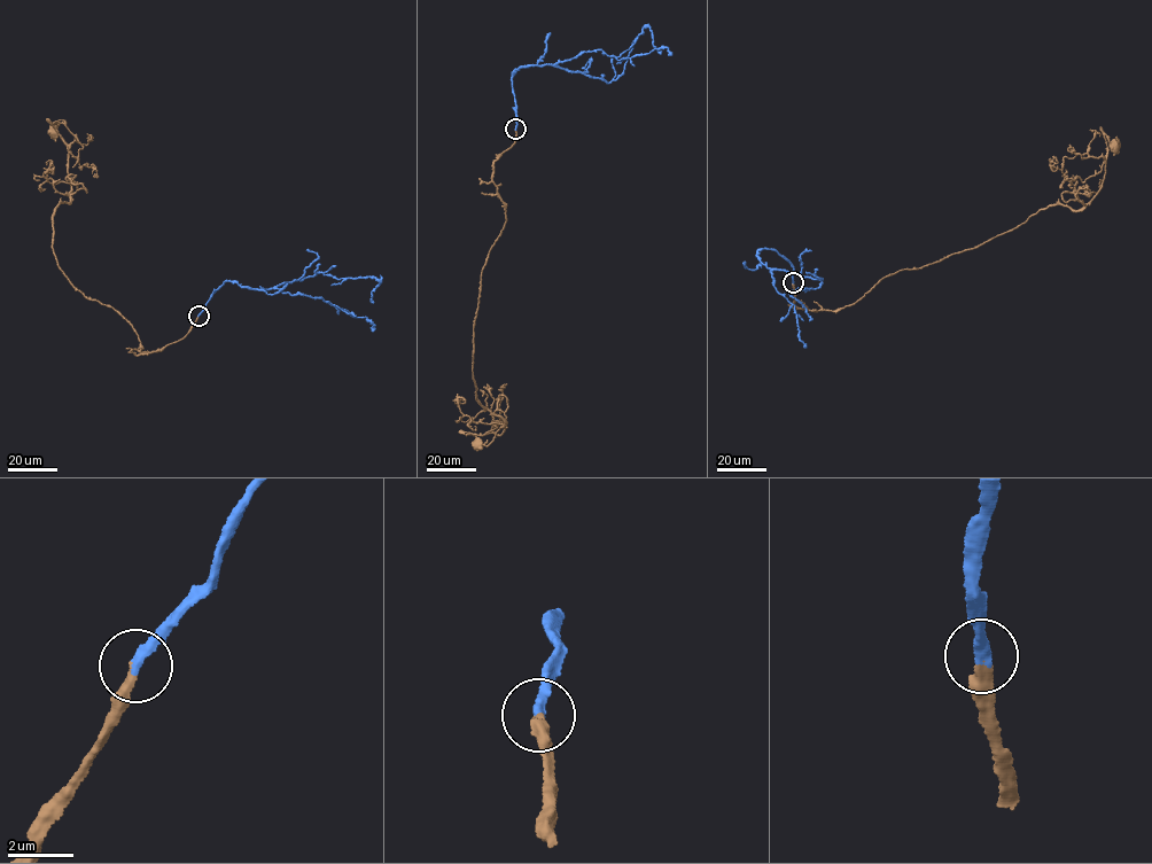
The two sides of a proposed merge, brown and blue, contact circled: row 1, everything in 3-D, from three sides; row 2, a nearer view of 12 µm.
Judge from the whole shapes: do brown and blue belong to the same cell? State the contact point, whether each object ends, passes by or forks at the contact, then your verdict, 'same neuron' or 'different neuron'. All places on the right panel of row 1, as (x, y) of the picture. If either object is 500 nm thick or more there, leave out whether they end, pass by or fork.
place (793, 282); brown ends; blue ends; same neuron

